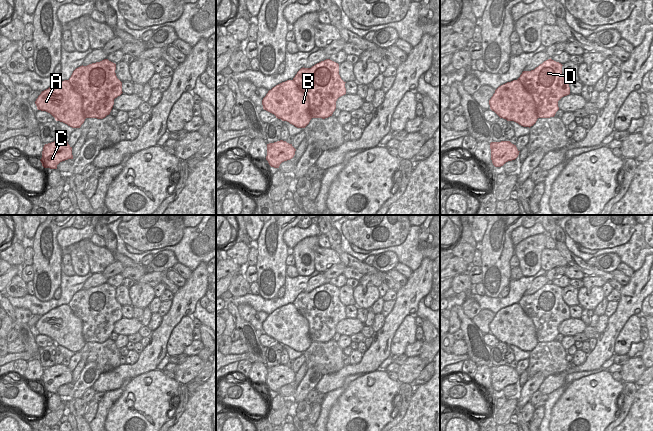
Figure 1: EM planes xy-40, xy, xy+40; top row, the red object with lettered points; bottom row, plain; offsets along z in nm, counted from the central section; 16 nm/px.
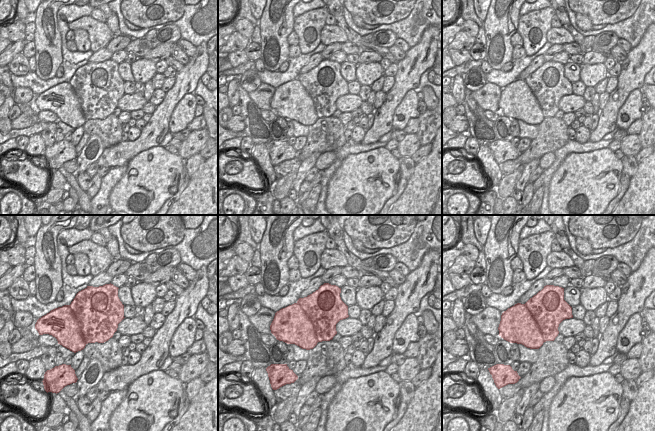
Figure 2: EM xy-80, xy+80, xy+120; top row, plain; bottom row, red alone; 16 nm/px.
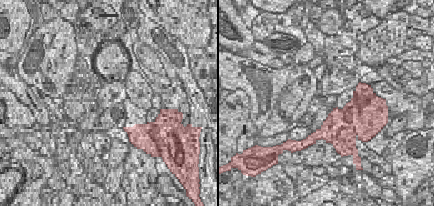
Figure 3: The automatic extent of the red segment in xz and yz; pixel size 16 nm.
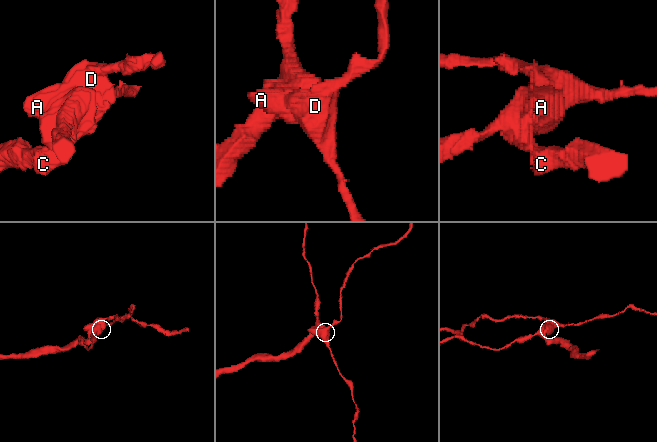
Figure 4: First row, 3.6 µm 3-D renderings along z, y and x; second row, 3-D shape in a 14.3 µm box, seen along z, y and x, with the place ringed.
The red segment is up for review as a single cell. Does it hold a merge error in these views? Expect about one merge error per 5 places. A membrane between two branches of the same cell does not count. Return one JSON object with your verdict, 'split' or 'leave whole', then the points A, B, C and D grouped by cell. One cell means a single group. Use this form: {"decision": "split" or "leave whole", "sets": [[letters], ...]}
{"decision": "split", "sets": [["A", "B"], ["C", "D"]]}

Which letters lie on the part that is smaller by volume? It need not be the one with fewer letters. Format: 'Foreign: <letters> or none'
Foreign: A, B

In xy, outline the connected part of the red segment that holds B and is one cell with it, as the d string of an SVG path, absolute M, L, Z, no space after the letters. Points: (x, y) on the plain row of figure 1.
M287 304L269 314L262 329L264 334L276 342L297 352L305 352L313 342L309 334L309 321L294 304Z

